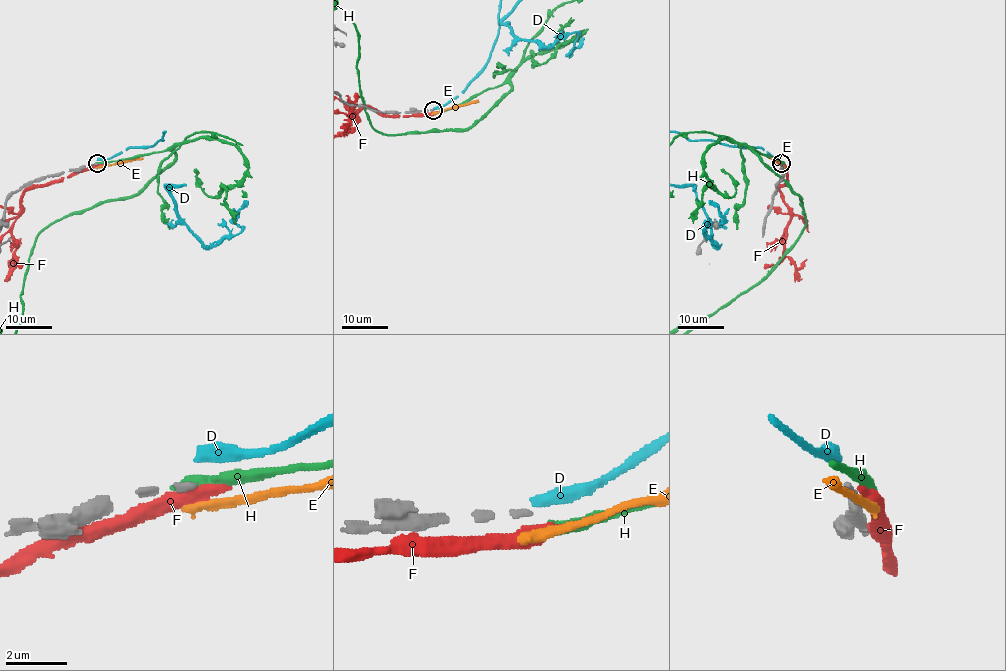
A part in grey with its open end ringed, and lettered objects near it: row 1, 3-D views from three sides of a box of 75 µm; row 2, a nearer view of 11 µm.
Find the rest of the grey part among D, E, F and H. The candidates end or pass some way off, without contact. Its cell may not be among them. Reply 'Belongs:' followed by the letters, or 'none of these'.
Belongs: none of these

